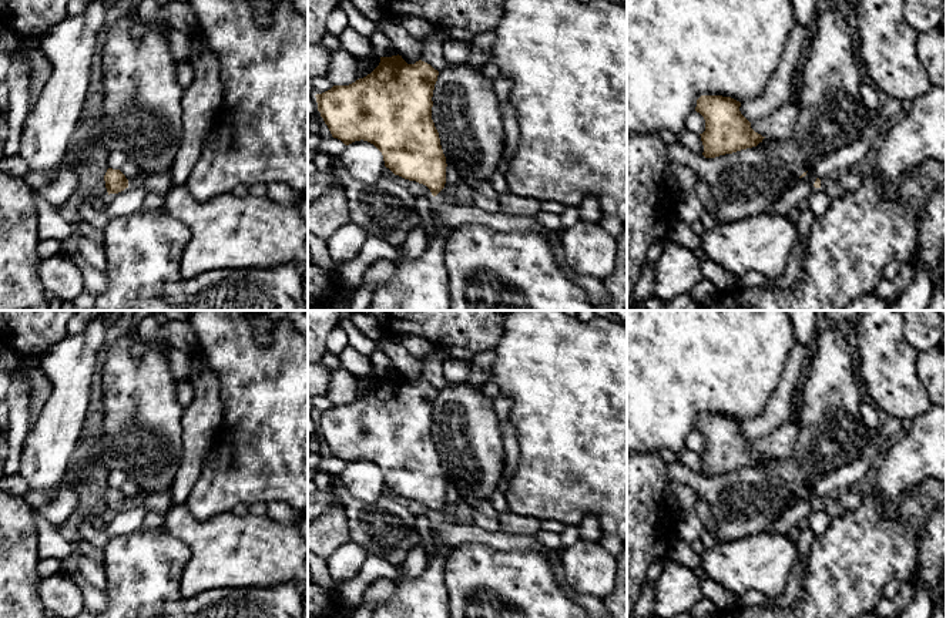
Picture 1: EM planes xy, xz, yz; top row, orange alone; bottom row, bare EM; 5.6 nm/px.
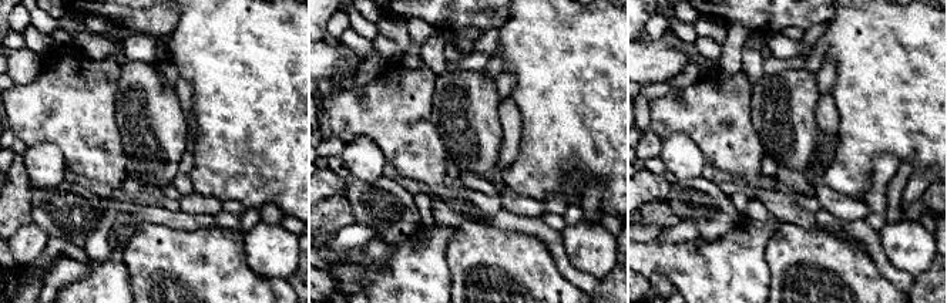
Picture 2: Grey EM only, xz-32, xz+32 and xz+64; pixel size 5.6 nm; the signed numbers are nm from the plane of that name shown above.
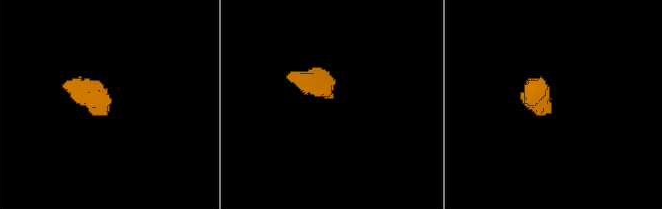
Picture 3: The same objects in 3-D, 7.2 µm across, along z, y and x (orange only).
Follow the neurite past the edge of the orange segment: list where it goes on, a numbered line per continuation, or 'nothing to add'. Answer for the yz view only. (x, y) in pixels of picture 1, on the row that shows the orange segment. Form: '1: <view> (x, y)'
1: yz (831, 185)

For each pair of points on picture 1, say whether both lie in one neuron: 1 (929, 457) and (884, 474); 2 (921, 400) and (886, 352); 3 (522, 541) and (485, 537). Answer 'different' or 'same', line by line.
1: same
2: same
3: same

